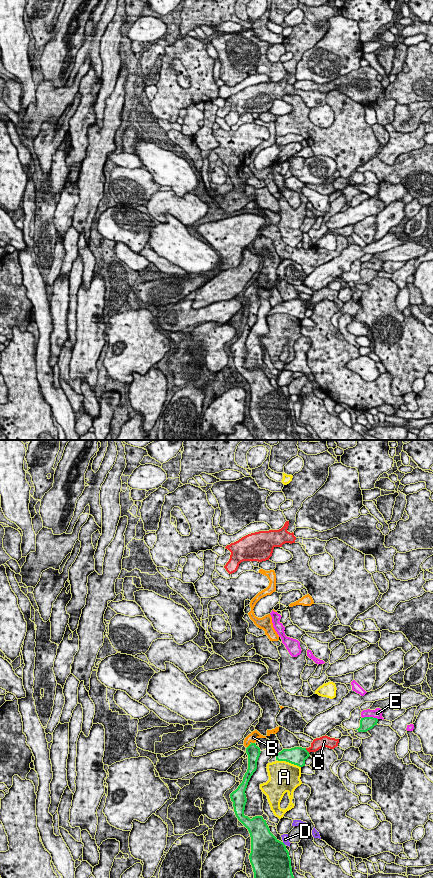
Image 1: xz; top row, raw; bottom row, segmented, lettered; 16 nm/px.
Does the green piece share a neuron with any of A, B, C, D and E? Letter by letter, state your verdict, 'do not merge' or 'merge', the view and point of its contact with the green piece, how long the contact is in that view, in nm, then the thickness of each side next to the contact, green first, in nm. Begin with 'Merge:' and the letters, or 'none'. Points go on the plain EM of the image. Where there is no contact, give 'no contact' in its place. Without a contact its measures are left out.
Merge: B
A: do not merge; meets green in xz at (289, 314); contact 380 nm long; 280 nm thick on the green side, 480 nm on the other
B: merge; meets green in xz at (248, 298); contact 80 nm long; 220 nm thick on the green side, 160 nm on the other
C: do not merge; meets green in xz at (306, 302); contact 110 nm long; 280 nm thick on the green side, 190 nm on the other
D: do not merge; meets green in xz at (283, 395); contact 70 nm long; 480 nm thick on the green side, 100 nm on the other
E: do not merge; meets green in xz at (370, 269); contact 260 nm long; 220 nm thick on the green side, 160 nm on the other

